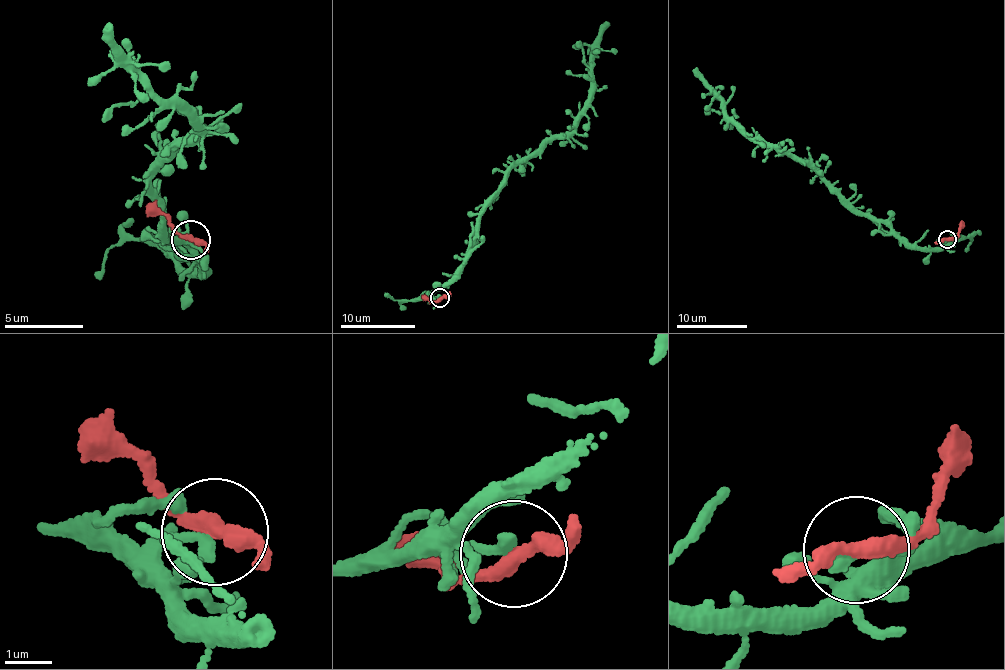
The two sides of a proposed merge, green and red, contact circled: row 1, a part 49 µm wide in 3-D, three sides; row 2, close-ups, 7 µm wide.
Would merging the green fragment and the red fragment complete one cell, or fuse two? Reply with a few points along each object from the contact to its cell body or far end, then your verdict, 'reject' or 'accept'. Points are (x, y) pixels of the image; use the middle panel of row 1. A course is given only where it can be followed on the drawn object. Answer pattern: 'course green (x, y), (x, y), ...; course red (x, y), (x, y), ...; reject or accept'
course green (440, 297), (430, 296), (466, 258), (478, 213), (510, 170), (570, 129), (583, 108), (593, 60), (608, 23); course red (440, 298), (430, 302), (421, 296); reject

